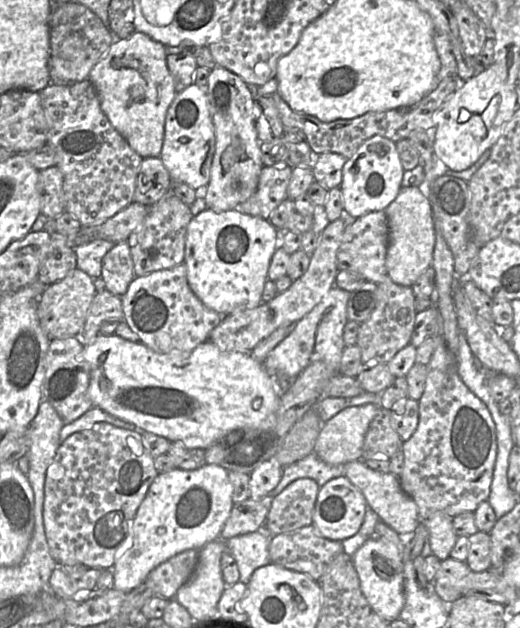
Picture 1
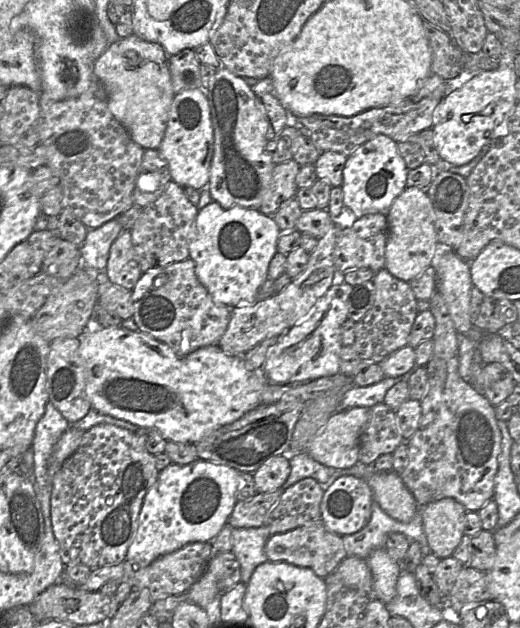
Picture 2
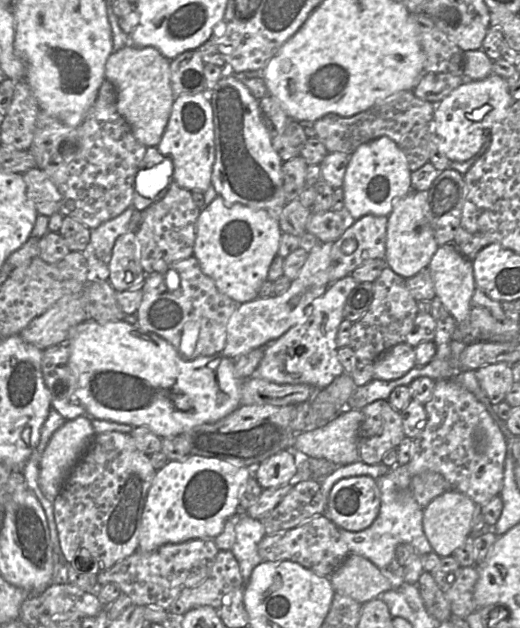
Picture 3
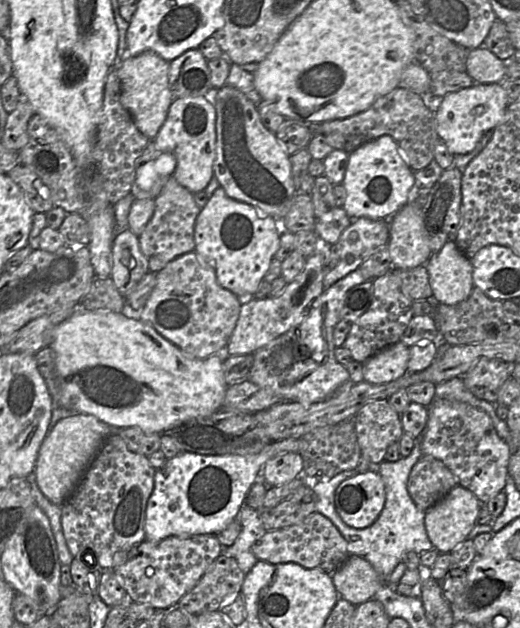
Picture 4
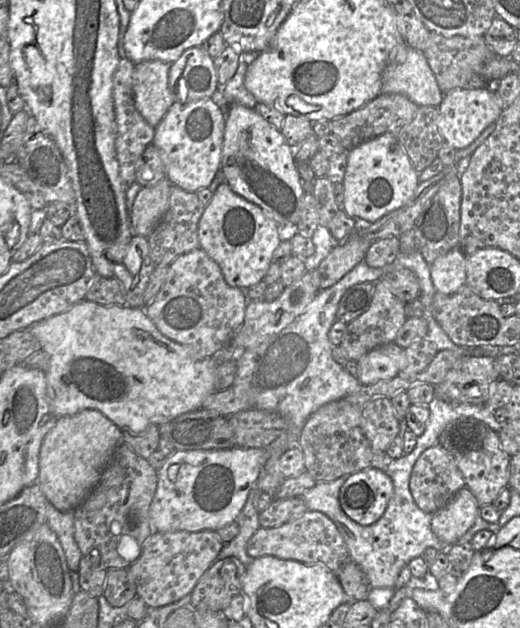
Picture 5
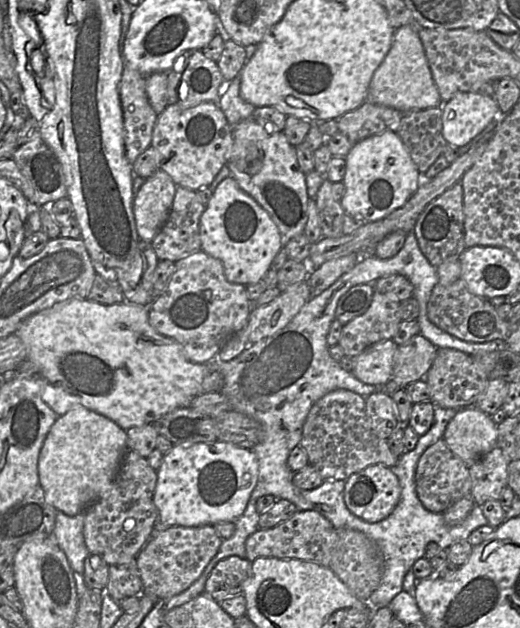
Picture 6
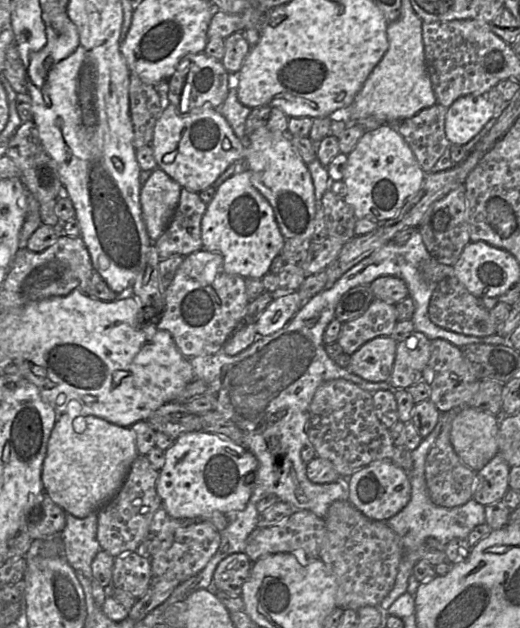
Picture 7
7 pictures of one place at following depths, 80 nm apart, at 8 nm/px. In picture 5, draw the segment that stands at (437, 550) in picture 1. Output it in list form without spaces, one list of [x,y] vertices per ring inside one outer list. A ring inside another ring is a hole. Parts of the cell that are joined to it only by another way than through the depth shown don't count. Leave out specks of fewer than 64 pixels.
[[[465,486],[452,500],[432,515],[431,529],[445,545],[452,546],[472,527],[480,506]]]

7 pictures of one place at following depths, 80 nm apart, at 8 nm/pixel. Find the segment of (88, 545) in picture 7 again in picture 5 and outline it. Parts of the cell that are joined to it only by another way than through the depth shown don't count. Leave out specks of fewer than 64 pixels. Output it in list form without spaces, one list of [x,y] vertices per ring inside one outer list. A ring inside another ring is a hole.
[[[47,501],[46,518],[64,551],[69,570],[77,572],[83,555],[74,538],[74,512],[60,511]]]

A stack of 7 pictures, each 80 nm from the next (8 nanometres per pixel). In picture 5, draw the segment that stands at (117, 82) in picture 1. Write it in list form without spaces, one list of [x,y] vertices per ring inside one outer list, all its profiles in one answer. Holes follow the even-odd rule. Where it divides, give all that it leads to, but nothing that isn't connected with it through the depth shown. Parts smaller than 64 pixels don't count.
[[[147,60],[135,64],[132,91],[136,109],[156,128],[174,102],[168,88],[169,64]]]

